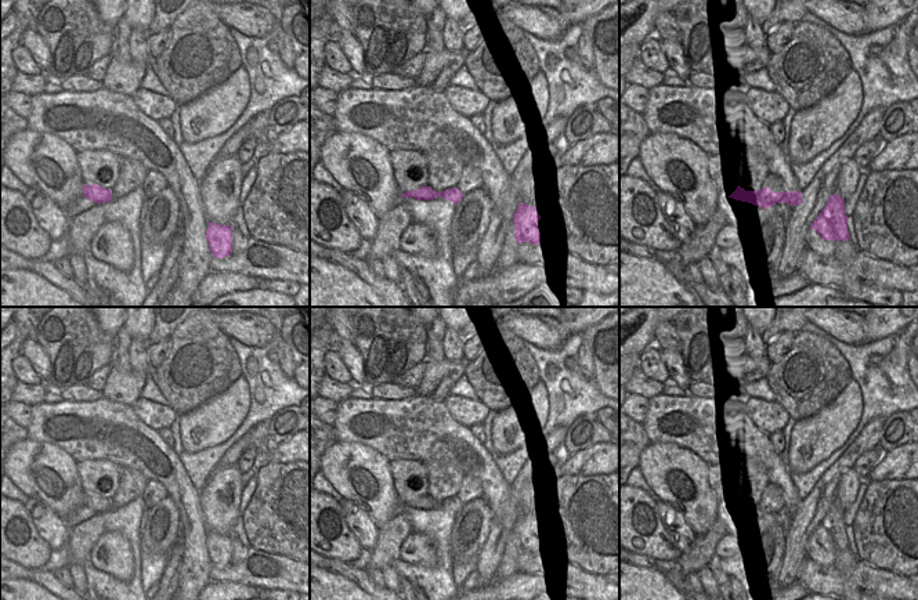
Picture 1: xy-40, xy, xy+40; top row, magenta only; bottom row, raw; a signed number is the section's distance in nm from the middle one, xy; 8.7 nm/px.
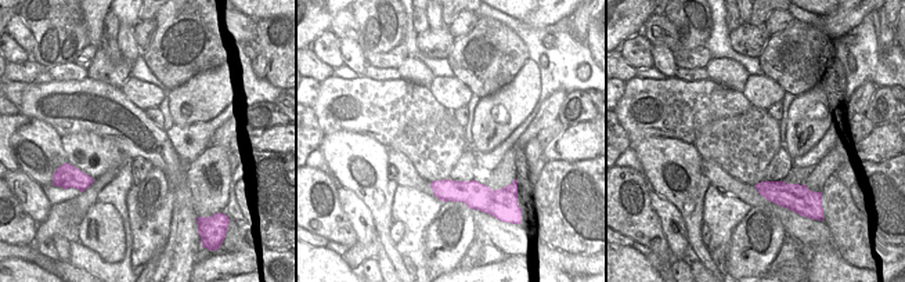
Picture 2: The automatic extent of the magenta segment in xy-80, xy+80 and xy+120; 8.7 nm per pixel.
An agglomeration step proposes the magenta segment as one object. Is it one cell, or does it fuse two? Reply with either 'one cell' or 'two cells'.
one cell

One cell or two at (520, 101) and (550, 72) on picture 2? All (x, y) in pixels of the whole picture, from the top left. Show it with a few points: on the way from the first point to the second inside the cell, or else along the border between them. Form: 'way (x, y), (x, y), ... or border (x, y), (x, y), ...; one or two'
border (529, 57), (540, 78), (540, 97), (533, 111); two

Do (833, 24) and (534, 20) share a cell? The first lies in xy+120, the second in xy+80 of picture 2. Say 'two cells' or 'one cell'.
one cell

